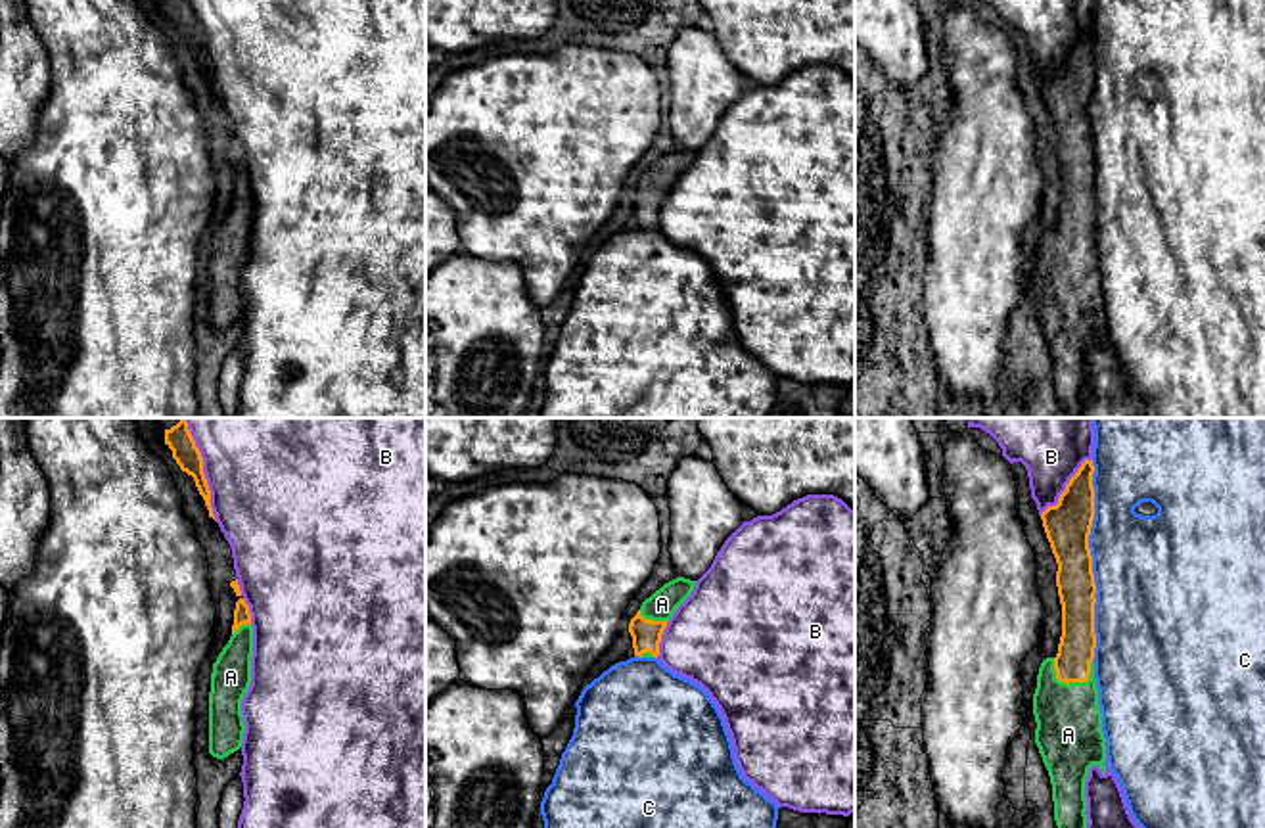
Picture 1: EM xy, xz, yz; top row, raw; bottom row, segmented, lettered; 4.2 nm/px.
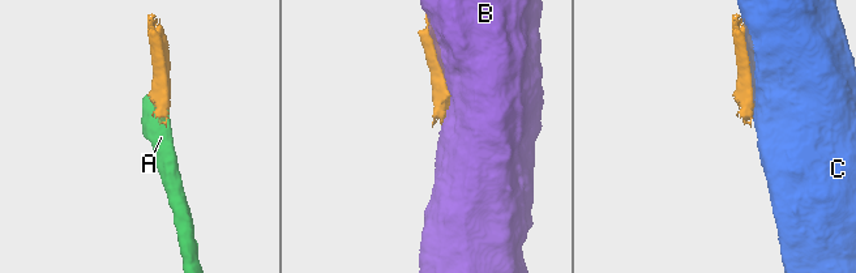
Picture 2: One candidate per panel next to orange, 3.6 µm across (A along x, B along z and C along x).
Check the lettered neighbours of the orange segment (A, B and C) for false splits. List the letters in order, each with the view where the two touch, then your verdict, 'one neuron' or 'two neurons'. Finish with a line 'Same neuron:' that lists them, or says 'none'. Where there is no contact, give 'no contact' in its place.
A: contact in yz; one neuron
B: contact in xy; two neurons
C: contact in yz; two neurons
Same neuron: A

